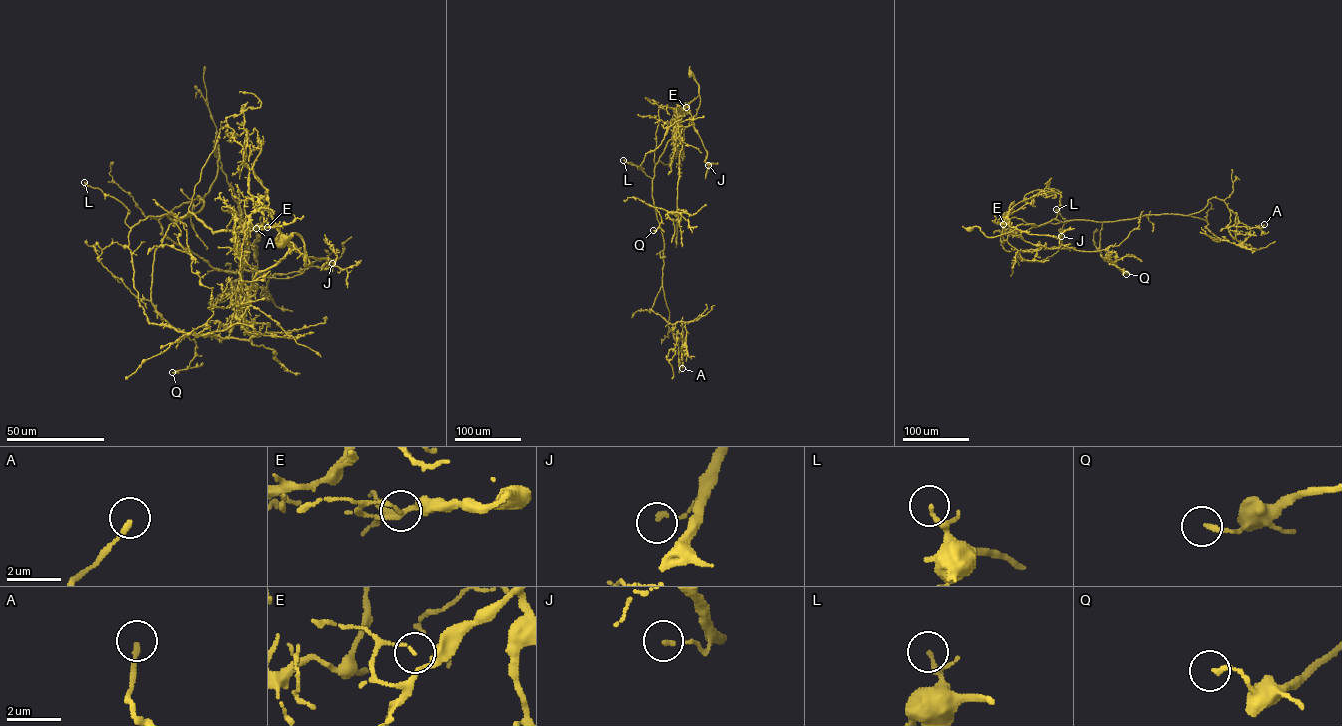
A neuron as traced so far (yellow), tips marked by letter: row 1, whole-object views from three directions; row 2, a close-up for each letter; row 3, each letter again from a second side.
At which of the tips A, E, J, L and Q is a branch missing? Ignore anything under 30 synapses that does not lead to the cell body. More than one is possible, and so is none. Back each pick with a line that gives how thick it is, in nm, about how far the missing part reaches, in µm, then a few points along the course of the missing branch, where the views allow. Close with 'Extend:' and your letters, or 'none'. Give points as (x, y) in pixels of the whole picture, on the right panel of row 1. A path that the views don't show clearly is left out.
Extend: none

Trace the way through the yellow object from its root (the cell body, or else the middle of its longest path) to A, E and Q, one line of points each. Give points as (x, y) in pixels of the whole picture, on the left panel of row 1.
A: (281, 239), (297, 234), (309, 263), (274, 227), (168, 214), (203, 207), (218, 148), (253, 250), (256, 228)
E: (281, 239), (287, 240), (297, 234), (303, 243), (304, 263), (309, 263), (277, 226), (267, 227)
Q: (281, 239), (297, 234), (309, 263), (288, 241), (219, 335), (178, 329), (195, 340), (195, 356), (172, 372)

